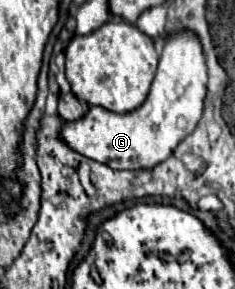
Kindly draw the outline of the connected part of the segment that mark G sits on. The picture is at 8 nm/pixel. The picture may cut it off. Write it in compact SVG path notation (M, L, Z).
M184 28L166 38L160 64L142 106L132 112L116 114L90 106L86 114L74 122L62 122L58 138L74 152L108 164L116 170L154 168L166 160L174 148L196 128L202 116L202 104L208 92L208 66L200 38Z

